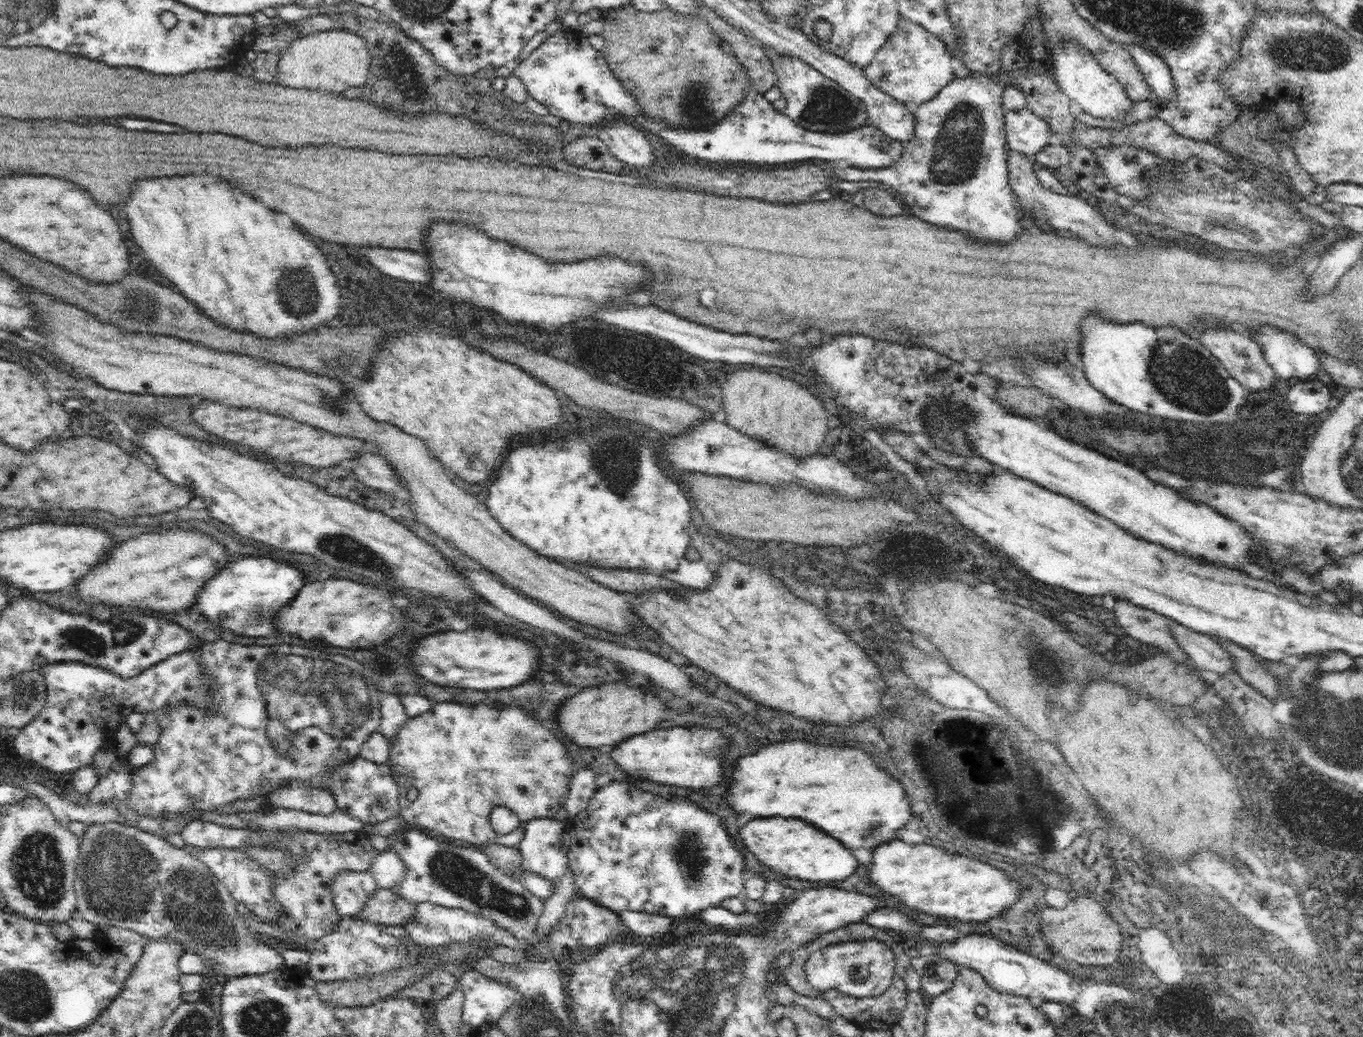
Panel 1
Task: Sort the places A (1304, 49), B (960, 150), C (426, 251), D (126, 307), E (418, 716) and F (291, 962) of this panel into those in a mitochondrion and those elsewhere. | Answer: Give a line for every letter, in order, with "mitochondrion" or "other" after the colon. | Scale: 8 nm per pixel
A: mitochondrion
B: mitochondrion
C: other
D: mitochondrion
E: other
F: other

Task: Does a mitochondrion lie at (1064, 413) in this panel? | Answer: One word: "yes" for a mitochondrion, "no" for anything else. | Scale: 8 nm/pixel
no

